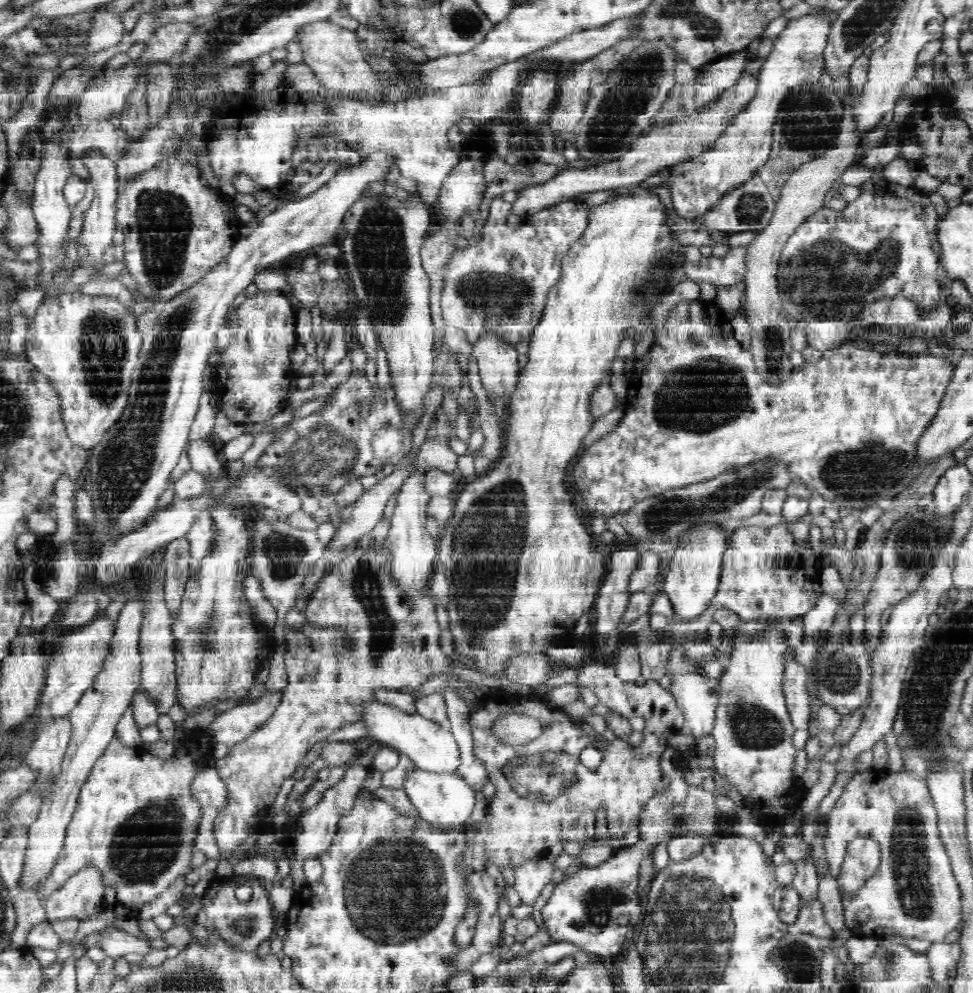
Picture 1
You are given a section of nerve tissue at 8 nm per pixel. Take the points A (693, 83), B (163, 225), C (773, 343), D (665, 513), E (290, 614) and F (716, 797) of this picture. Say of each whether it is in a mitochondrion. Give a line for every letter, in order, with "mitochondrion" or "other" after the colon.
A: other
B: mitochondrion
C: mitochondrion
D: mitochondrion
E: other
F: other

